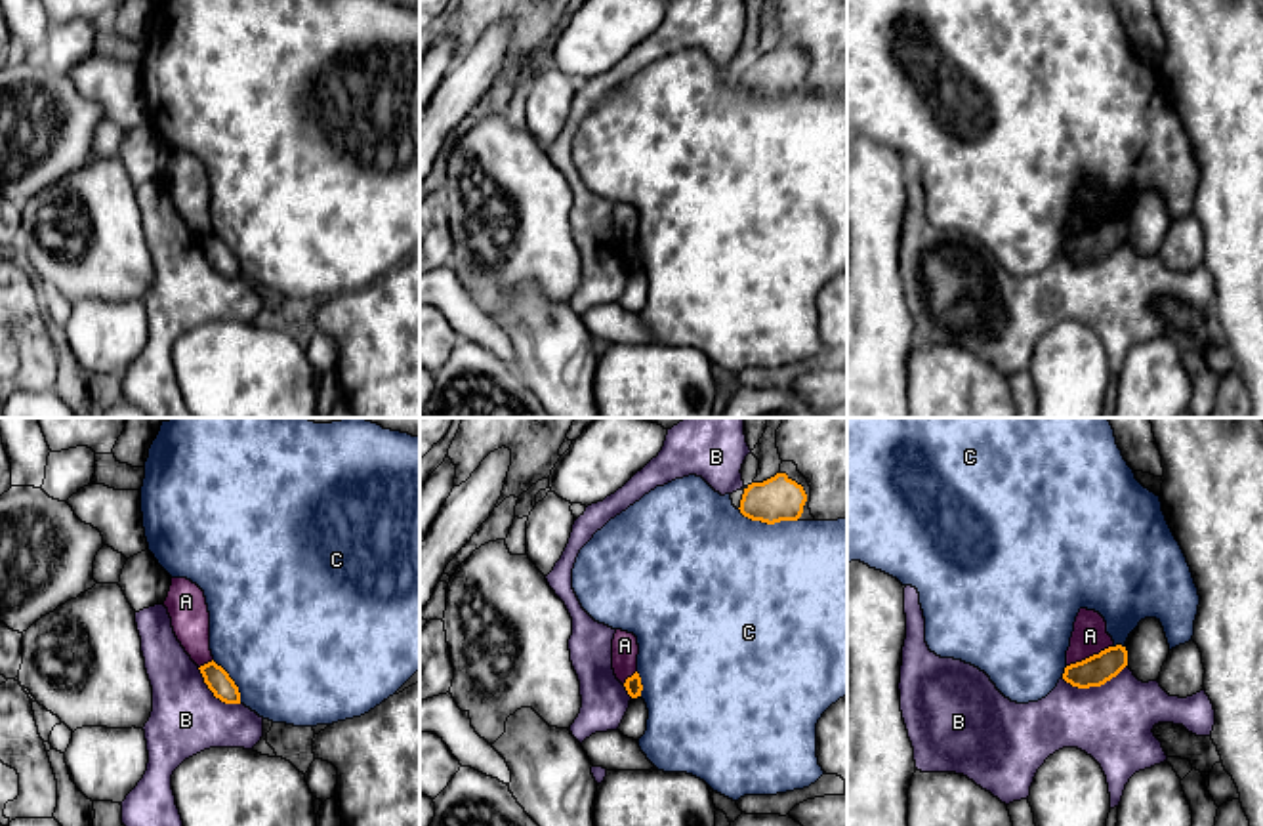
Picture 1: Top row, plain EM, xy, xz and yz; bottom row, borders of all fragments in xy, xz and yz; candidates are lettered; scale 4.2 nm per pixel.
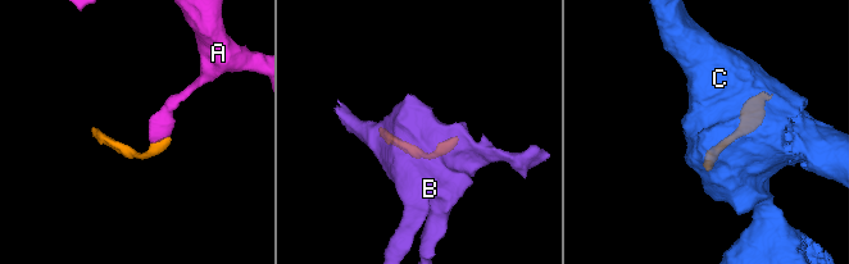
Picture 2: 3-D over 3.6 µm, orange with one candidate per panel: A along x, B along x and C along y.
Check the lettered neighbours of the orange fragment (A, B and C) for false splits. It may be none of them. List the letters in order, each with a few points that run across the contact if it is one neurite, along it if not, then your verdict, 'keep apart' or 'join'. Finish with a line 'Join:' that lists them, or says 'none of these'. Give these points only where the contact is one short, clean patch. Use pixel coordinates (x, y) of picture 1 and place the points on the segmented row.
A: line yz (1111, 645), (1067, 666); keep apart
B: keep apart
C: keep apart
Join: none of these

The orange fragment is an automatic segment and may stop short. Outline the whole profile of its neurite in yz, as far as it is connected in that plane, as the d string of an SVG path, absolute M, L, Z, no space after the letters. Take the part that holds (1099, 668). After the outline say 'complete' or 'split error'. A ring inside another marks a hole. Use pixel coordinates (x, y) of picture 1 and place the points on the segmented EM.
M1122 645L1108 647L1082 662L1065 668L1063 679L1078 689L1101 687L1128 666L1128 650Z; complete

